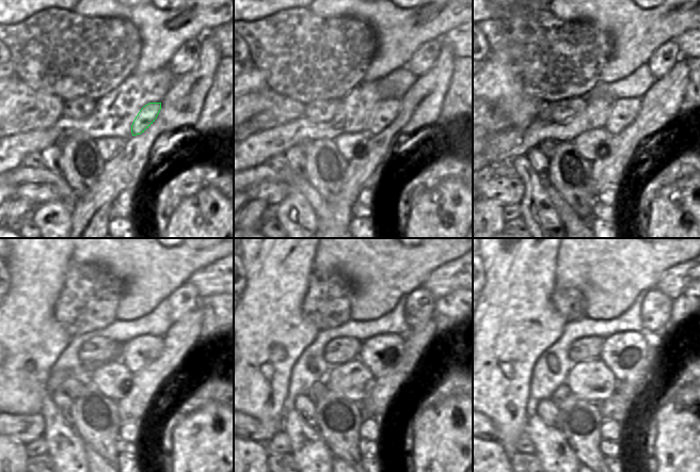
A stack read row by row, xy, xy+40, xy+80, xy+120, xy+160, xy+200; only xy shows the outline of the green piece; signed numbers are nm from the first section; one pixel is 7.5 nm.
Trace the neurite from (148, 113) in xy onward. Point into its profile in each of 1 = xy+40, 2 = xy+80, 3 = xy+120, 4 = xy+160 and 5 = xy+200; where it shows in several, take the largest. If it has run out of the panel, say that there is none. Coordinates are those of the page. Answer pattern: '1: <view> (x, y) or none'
1: xy+40 (386, 110)
2: xy+80 (624, 111)
3: xy+120 (141, 351)
4: xy+160 (381, 354)
5: xy+200 (626, 352)

